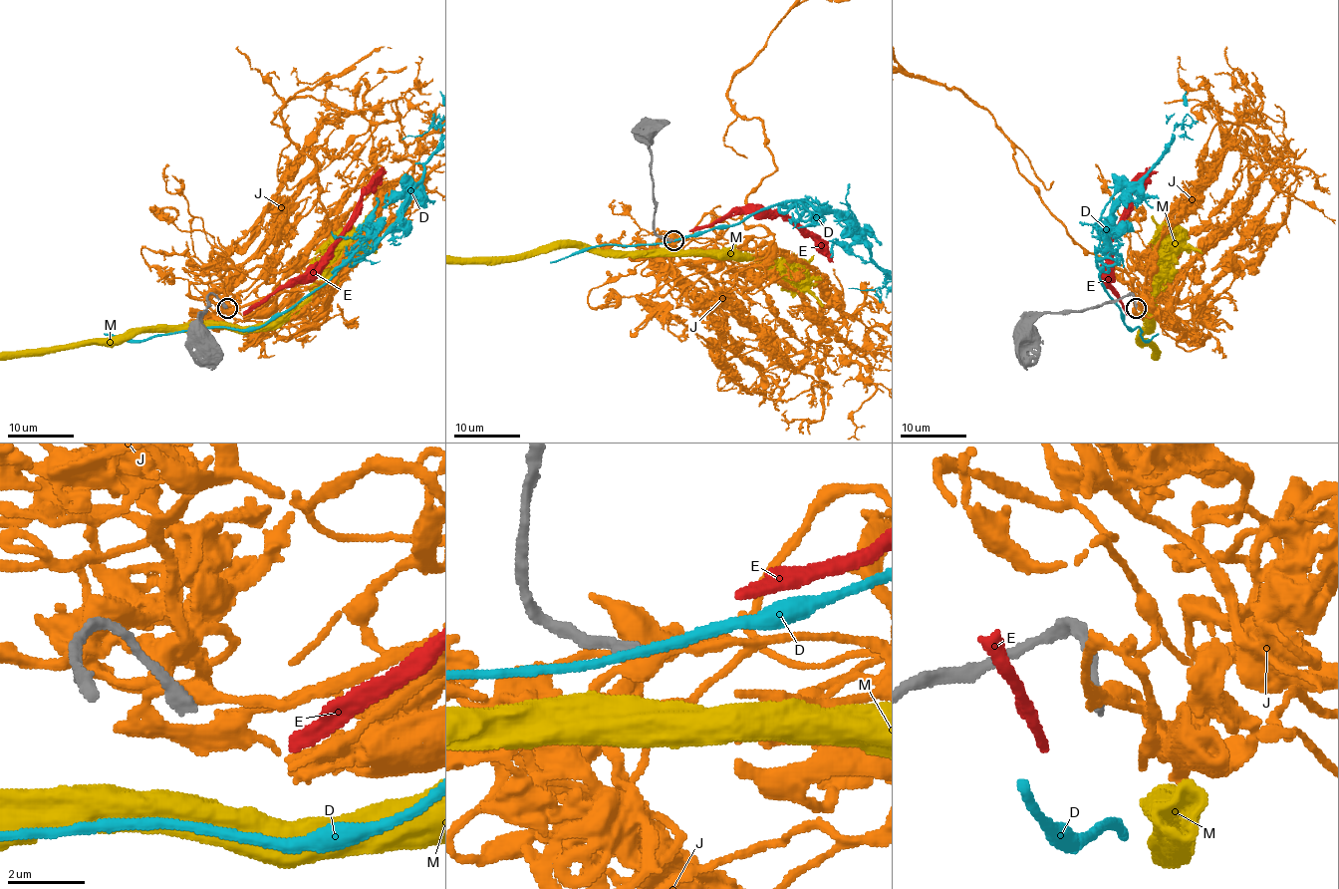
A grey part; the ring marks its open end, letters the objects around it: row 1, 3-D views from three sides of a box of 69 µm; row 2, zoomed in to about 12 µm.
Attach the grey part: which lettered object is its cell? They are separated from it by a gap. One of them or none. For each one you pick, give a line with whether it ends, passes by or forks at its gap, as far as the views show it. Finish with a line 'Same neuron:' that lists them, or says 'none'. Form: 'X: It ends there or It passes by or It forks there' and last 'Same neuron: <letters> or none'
Same neuron: none

